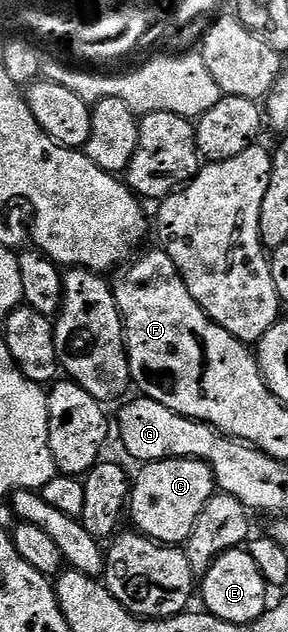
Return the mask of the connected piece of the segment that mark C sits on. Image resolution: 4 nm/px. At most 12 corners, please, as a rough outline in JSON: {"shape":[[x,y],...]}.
{"shape":[[196,458],[148,462],[129,518],[164,546],[186,543],[215,474]]}

